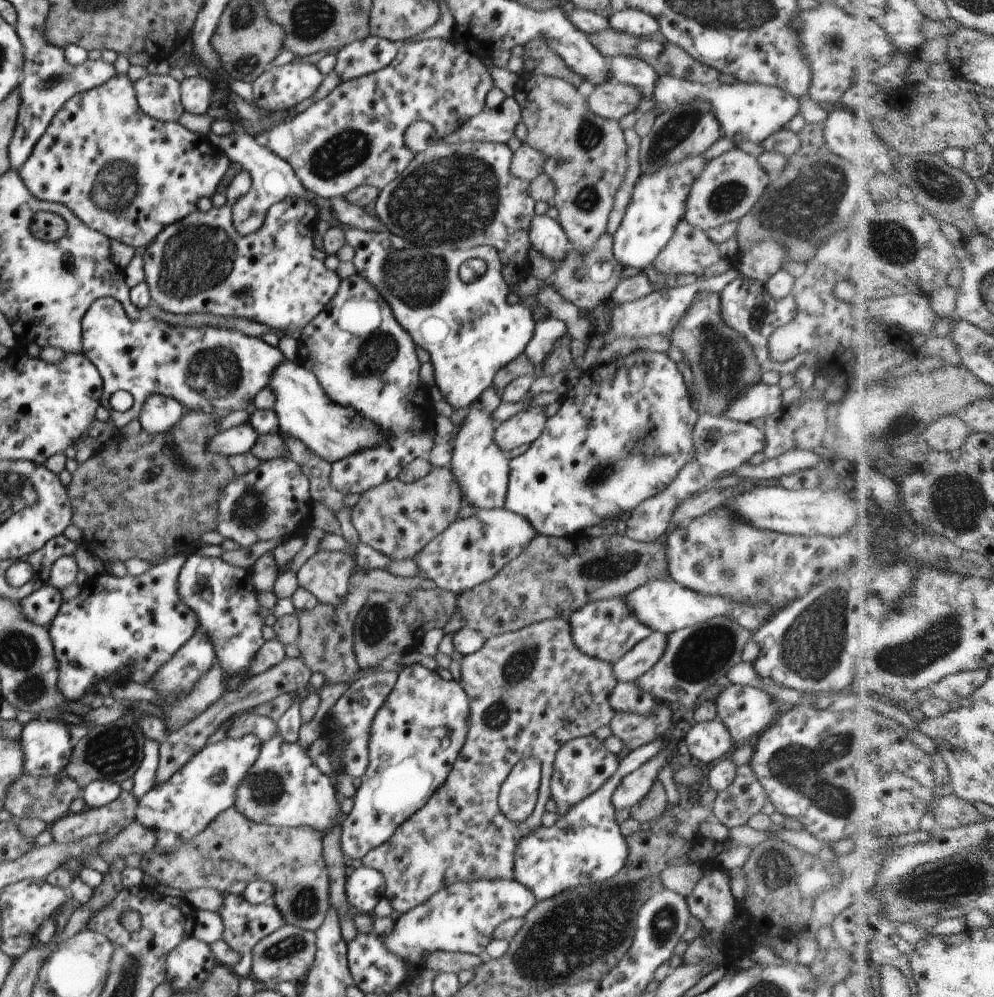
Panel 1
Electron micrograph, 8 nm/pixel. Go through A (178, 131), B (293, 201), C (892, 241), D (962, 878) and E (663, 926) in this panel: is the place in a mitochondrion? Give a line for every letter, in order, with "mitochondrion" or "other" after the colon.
A: other
B: other
C: mitochondrion
D: mitochondrion
E: mitochondrion

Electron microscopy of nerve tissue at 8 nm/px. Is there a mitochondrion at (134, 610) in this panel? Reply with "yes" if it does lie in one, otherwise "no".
no

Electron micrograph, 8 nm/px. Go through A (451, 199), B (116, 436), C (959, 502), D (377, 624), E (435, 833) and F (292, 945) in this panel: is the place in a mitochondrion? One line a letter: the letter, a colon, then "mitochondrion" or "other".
A: mitochondrion
B: other
C: mitochondrion
D: mitochondrion
E: mitochondrion
F: mitochondrion

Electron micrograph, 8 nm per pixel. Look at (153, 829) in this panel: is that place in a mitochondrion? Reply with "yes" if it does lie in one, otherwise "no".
no

